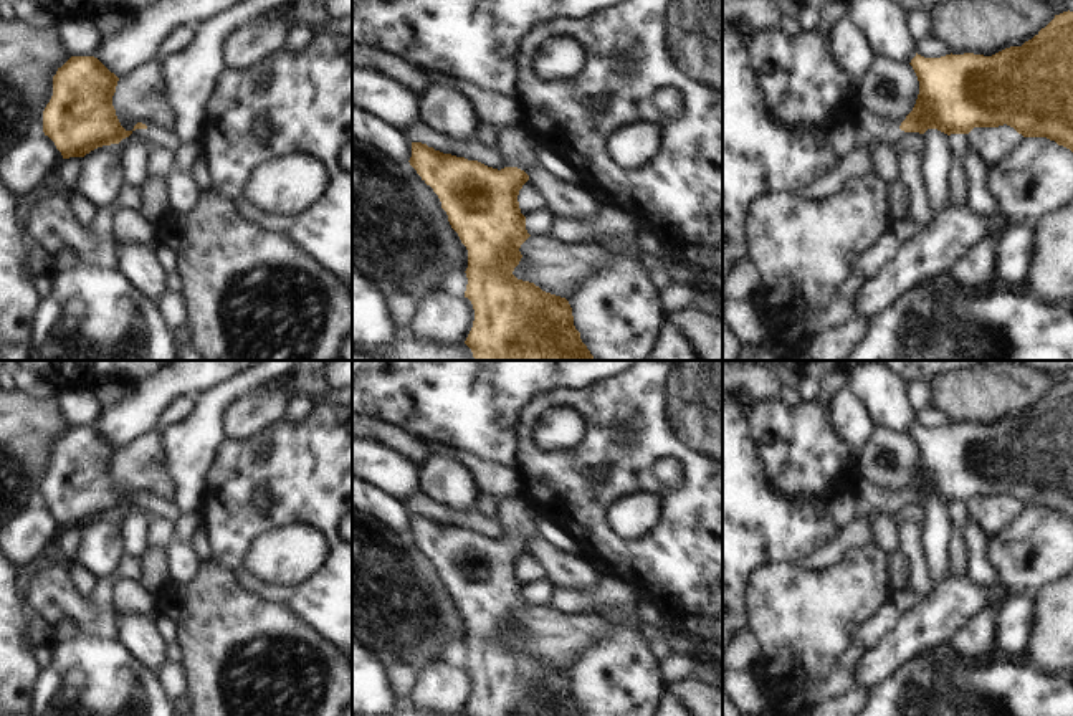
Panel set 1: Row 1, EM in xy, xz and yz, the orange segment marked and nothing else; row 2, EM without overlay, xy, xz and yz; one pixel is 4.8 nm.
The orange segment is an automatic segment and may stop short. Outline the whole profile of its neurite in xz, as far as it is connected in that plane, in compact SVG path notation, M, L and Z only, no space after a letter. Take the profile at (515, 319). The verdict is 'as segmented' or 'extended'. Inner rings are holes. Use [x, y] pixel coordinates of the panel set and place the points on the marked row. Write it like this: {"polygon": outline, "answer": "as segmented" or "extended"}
{"polygon": "M522 126L498 127L496 147L506 162L501 170L422 142L412 142L408 160L438 195L451 228L468 250L465 298L473 304L475 321L465 344L475 360L597 360L574 326L569 301L513 274L522 258L519 248L531 236L517 195L539 162L536 146Z", "answer": "extended"}

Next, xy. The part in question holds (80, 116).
{"polygon": "M71 56L53 76L53 96L43 111L43 132L63 159L119 144L126 131L112 106L119 78L94 56Z", "answer": "as segmented"}

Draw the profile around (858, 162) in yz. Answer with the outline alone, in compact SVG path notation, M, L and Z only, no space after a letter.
M863 137L860 144L840 160L835 170L805 187L799 195L823 200L837 193L846 180L858 180L868 172L873 172L871 149Z

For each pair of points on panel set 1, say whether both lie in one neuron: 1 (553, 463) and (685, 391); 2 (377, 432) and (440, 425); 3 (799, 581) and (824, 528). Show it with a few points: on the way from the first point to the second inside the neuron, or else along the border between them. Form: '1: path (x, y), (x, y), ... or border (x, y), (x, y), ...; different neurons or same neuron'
1: path (587, 450), (634, 396), (650, 394); same neuron
2: border (369, 415), (395, 424), (422, 440); different neurons
3: border (797, 563), (769, 563), (759, 571); different neurons

